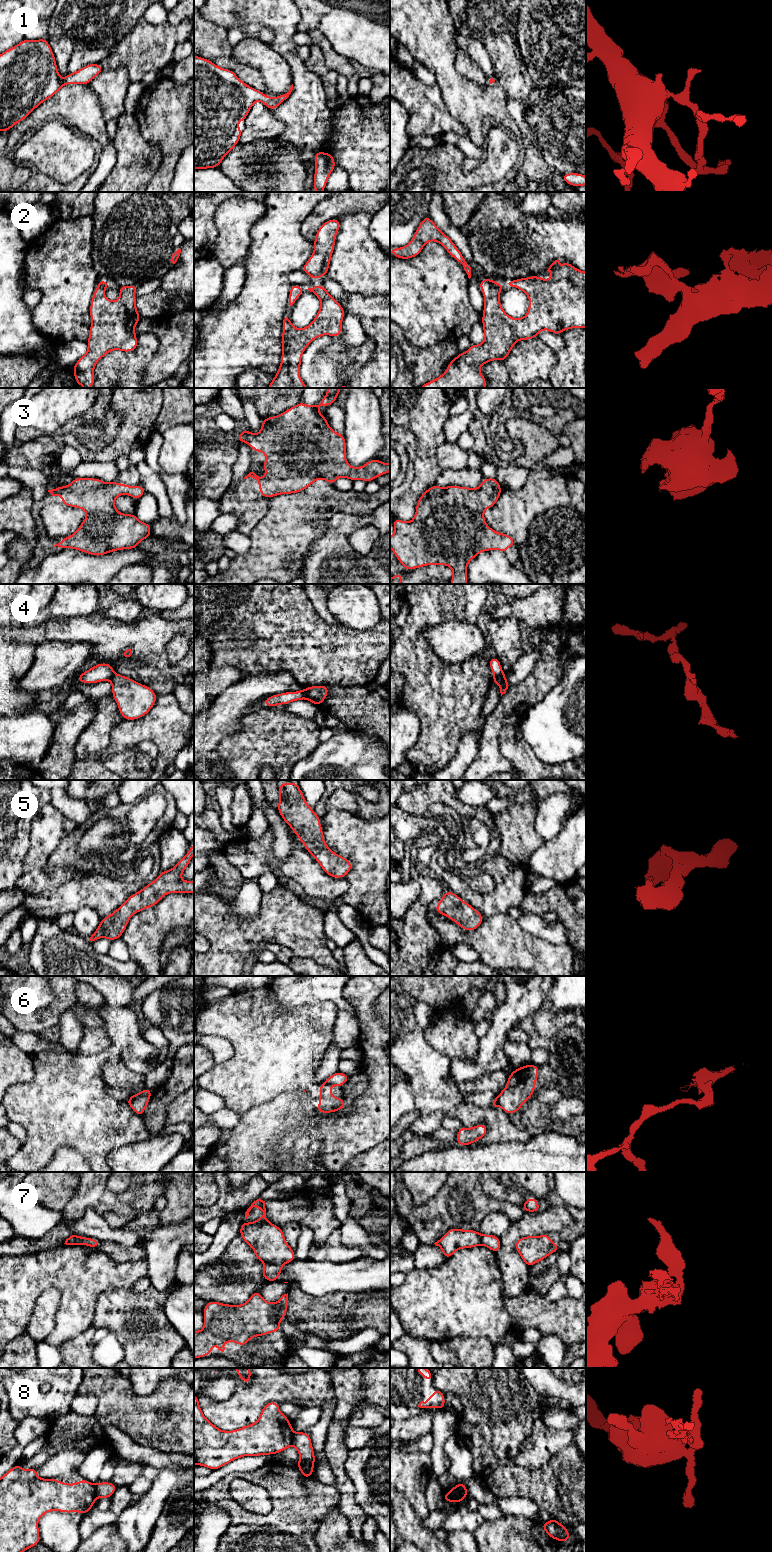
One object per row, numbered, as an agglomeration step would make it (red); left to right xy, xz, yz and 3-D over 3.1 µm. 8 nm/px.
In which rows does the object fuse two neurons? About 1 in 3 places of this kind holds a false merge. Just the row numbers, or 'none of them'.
4, 6, 7, 8

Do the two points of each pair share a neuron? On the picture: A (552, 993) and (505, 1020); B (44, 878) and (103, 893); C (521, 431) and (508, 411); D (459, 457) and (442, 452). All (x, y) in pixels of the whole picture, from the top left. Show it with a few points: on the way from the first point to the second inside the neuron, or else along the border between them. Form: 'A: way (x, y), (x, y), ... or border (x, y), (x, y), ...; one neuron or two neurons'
A: border (543, 993), (546, 999); two neurons
B: way (59, 890), (88, 890); one neuron
C: border (513, 415), (509, 417); two neurons
D: way (455, 457), (446, 453); one neuron

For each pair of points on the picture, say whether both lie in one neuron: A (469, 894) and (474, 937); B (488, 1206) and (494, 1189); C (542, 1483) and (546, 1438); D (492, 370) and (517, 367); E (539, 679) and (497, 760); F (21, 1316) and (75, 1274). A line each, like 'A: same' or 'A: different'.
A: different
B: different
C: different
D: different
E: same
F: same

